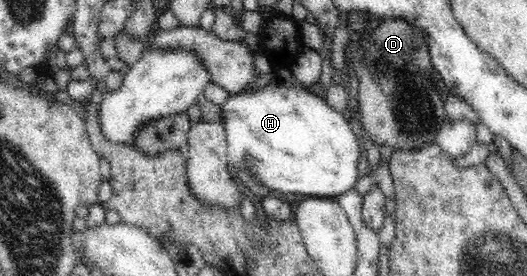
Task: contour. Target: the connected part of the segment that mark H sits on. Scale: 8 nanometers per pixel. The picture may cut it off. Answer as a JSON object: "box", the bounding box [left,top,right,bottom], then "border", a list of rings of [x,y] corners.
{"box":[220,67,361,199],"border":[[[279,67],[275,70],[282,84],[279,87],[257,88],[251,92],[243,91],[231,94],[229,99],[220,105],[223,108],[224,125],[227,133],[227,158],[235,167],[245,168],[251,177],[253,173],[259,183],[266,186],[273,194],[299,194],[315,198],[337,199],[347,191],[354,190],[359,179],[357,163],[361,159],[361,147],[357,135],[351,129],[349,120],[341,111],[335,111],[326,100],[313,96],[294,80],[290,67]]]}

